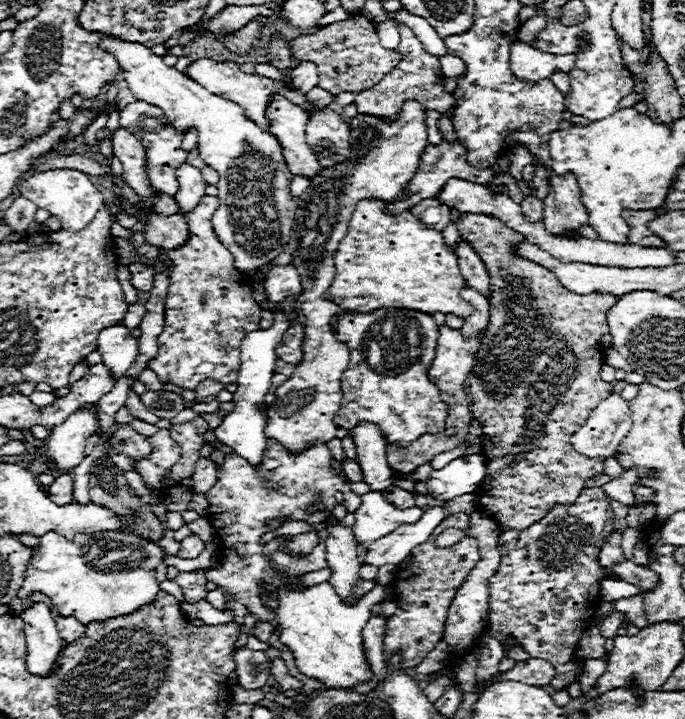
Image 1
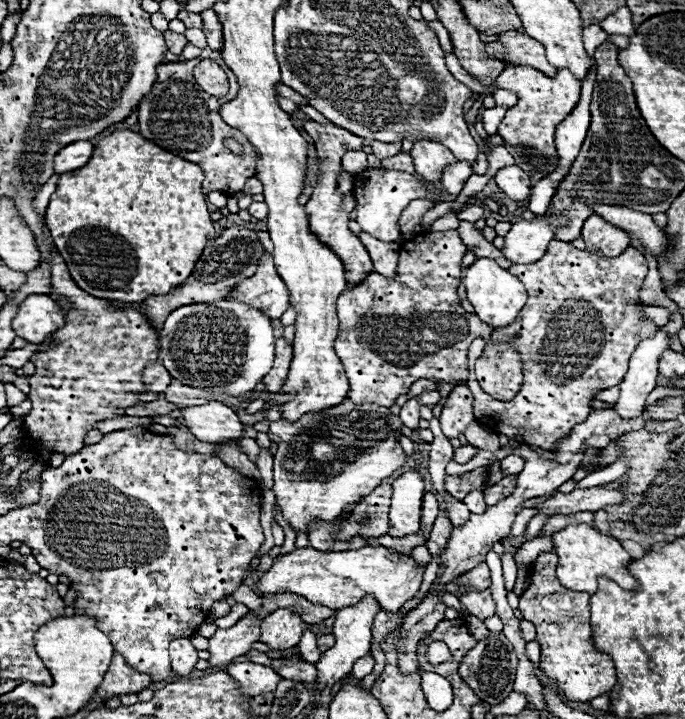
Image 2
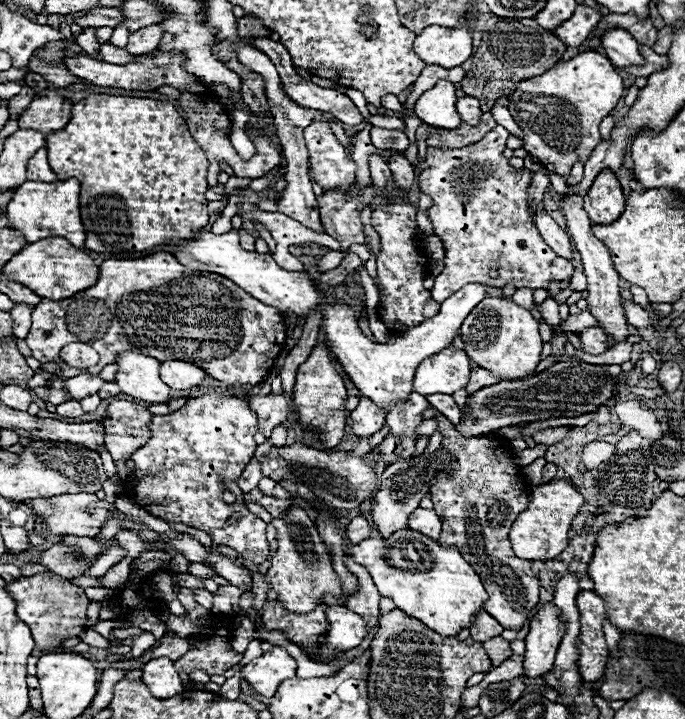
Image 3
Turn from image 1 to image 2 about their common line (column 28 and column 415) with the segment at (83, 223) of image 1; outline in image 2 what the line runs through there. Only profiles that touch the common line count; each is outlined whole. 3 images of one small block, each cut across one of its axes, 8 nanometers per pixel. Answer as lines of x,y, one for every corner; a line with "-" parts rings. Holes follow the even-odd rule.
366,168
360,174
356,174
352,182
352,196
356,202
354,210
358,212
356,220
360,228
382,242
400,240
398,216
412,200
426,198
430,202
436,202
436,194
430,190
430,186
424,180
408,172
396,172
396,170
384,170
384,168

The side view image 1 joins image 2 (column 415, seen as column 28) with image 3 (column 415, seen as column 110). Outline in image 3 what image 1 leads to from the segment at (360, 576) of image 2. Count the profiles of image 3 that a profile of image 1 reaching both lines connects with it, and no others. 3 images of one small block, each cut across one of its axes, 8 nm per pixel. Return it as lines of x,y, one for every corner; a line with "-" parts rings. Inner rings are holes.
400,530
390,538
366,538
352,546
350,556
370,572
380,594
392,598
396,608
444,636
456,636
462,628
470,628
472,618
488,600
480,576
456,546
442,546
414,530

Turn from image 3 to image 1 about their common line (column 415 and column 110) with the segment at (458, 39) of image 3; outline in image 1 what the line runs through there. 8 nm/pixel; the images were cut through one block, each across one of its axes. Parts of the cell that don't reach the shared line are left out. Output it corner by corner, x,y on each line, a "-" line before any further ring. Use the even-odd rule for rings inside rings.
102,40
100,46
104,50
114,52
114,56
118,58
120,68
124,70
124,80
128,82
128,88
134,92
136,100
150,102
152,106
162,108
166,112
166,118
170,118
170,124
178,132
188,132
190,128
194,128
198,132
202,160
220,174
220,182
218,182
220,204
218,204
218,212
214,212
214,216
212,216
214,230
216,230
218,238
222,238
222,244
234,254
236,266
242,272
250,272
250,270
256,270
256,268
268,264
272,258
276,258
280,252
284,252
284,248
290,240
290,232
292,232
296,200
288,188
292,182
292,174
284,162
282,146
276,140
276,136
264,132
252,120
248,120
238,104
224,100
216,94
210,94
198,82
188,78
184,72
178,72
176,68
166,66
160,56
152,54
150,48
146,48
138,42
118,42
118,40

